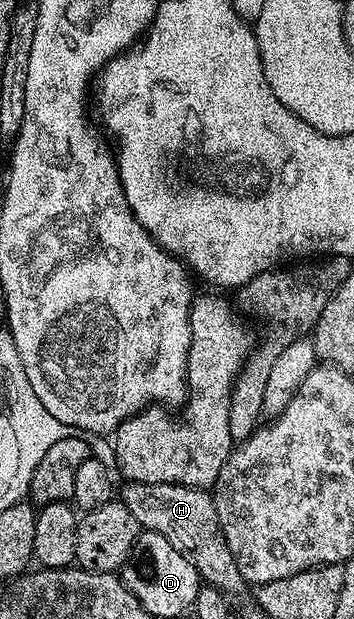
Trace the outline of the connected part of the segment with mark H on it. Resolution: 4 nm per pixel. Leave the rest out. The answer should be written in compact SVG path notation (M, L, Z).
M124 482L119 487L118 498L126 508L130 508L130 516L138 520L138 524L144 530L158 532L194 564L196 571L205 579L210 580L211 585L228 588L234 579L234 556L226 544L226 536L218 524L218 516L214 508L214 500L207 489L198 486L179 486L176 482L159 482L158 484L146 484L145 482Z

